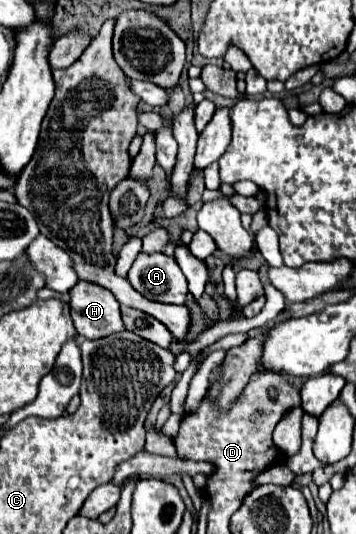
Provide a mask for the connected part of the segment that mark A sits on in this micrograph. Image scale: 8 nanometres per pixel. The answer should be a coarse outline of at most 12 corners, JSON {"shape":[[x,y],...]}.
{"shape":[[144,252],[128,282],[156,302],[184,304],[186,278],[174,258]]}

